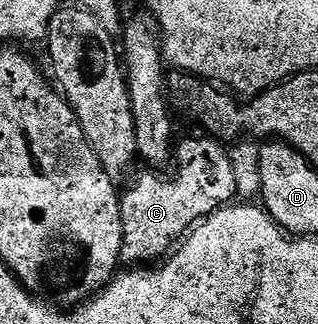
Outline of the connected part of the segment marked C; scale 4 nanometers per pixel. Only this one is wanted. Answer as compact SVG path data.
M203 136L204 138L188 138L184 143L177 145L174 150L174 171L176 170L176 175L173 178L159 178L159 173L156 172L148 172L152 174L144 174L140 179L137 180L136 183L133 184L132 187L129 188L128 191L123 191L120 194L120 215L122 216L122 236L124 237L124 247L122 248L122 252L120 253L121 259L129 267L132 268L140 268L145 264L156 264L161 260L168 257L170 251L173 249L174 244L179 243L181 239L185 237L195 227L197 224L204 221L204 219L209 218L212 213L216 210L219 210L231 203L233 201L232 198L236 194L236 166L232 163L232 158L228 155L228 150L223 141L217 140L211 136Z

